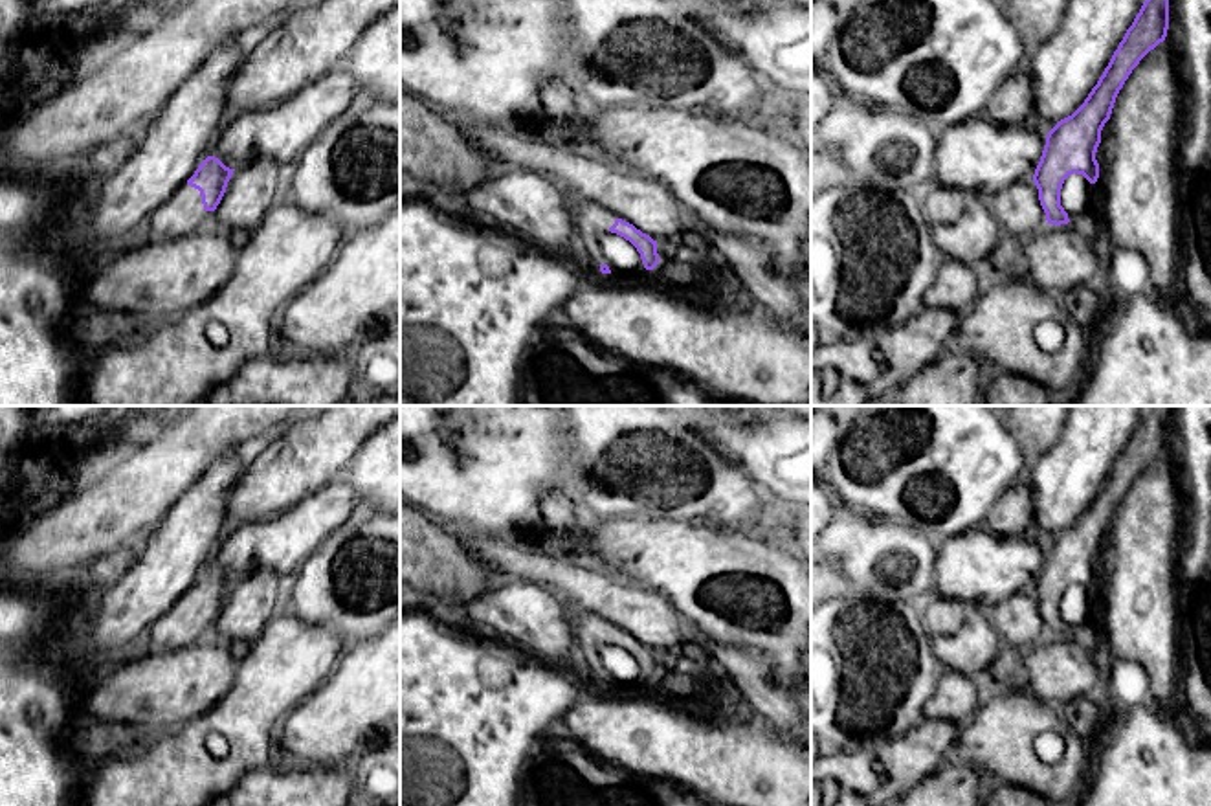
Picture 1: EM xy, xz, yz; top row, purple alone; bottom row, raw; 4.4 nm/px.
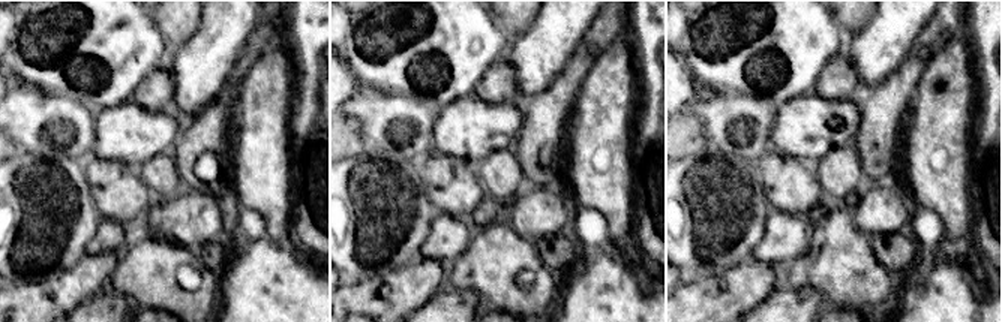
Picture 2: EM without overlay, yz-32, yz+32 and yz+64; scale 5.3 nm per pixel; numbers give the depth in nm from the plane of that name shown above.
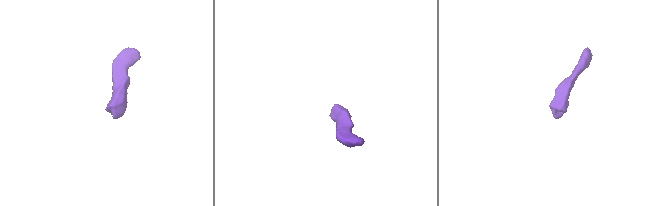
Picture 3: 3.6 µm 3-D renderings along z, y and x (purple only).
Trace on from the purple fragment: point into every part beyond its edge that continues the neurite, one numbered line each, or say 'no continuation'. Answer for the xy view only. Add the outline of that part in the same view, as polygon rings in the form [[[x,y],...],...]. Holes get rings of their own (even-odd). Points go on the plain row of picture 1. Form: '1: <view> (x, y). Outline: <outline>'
1: xy (182, 625). Outline: [[[183,597],[174,608],[149,626],[143,650],[176,650],[207,639],[200,602]]]

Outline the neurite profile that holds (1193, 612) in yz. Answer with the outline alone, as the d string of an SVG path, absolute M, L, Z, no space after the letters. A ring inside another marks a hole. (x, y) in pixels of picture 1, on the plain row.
M1211 571L1196 584L1176 582L1180 703L1211 733Z

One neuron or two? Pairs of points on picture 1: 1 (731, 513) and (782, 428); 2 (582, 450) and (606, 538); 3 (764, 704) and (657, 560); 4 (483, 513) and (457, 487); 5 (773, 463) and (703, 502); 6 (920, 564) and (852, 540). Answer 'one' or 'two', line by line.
1: two
2: two
3: two
4: one
5: two
6: one

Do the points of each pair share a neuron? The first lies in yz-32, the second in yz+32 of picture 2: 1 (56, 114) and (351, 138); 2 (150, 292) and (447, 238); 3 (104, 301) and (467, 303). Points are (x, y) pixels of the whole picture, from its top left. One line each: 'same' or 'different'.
1: different
2: different
3: same

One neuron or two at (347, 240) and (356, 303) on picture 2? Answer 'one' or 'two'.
two

